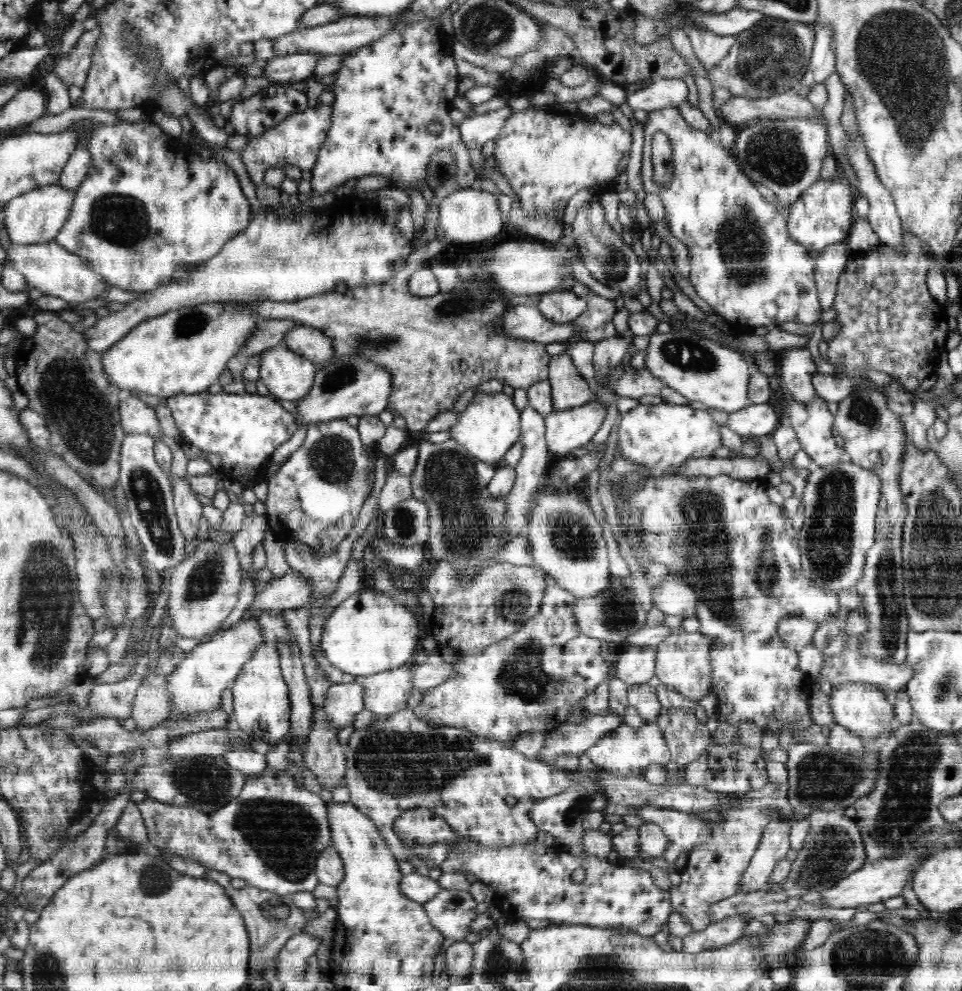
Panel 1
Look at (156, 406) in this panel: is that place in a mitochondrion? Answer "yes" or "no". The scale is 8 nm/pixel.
no

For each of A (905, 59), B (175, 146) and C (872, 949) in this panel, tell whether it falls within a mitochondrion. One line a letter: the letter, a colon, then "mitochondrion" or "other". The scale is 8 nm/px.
A: mitochondrion
B: other
C: mitochondrion

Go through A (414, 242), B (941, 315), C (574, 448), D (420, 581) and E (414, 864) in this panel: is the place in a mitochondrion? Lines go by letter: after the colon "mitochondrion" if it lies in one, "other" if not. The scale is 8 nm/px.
A: other
B: other
C: other
D: other
E: other

